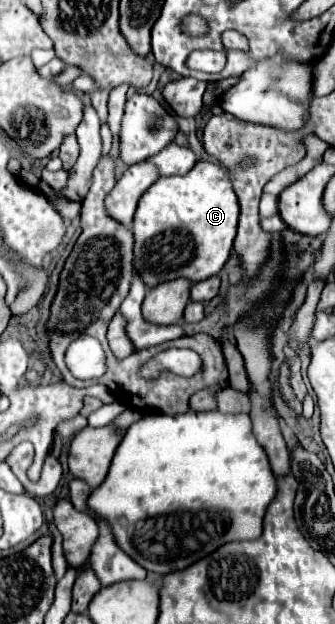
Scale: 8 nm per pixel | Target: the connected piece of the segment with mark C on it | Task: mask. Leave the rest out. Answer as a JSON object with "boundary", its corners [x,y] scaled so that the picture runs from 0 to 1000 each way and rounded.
{"boundary":[[[588,258],[582,268],[546,282],[475,284],[463,300],[427,313],[415,322],[415,338],[403,341],[403,428],[415,431],[433,457],[451,463],[481,450],[552,444],[564,450],[606,450],[618,444],[648,441],[678,421],[696,396],[696,383],[707,377],[713,354],[713,322],[696,306],[696,293],[678,268]]]}

